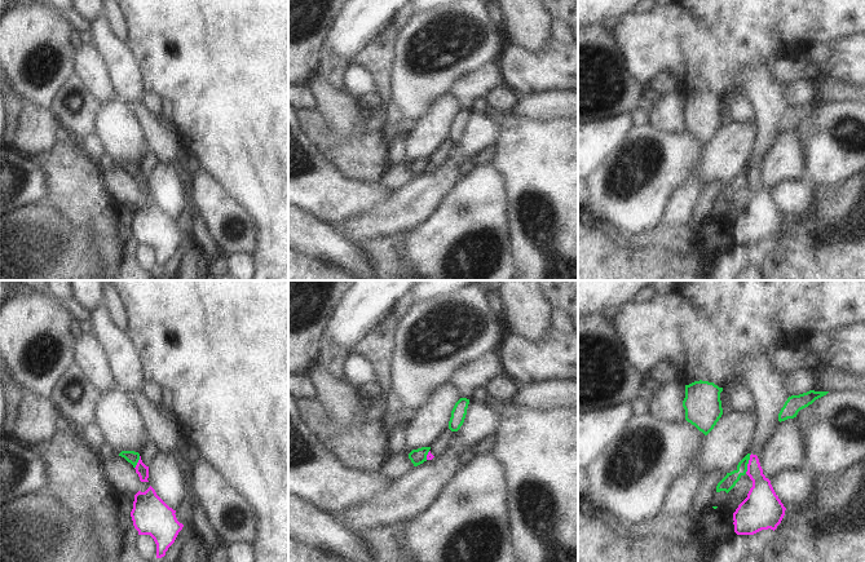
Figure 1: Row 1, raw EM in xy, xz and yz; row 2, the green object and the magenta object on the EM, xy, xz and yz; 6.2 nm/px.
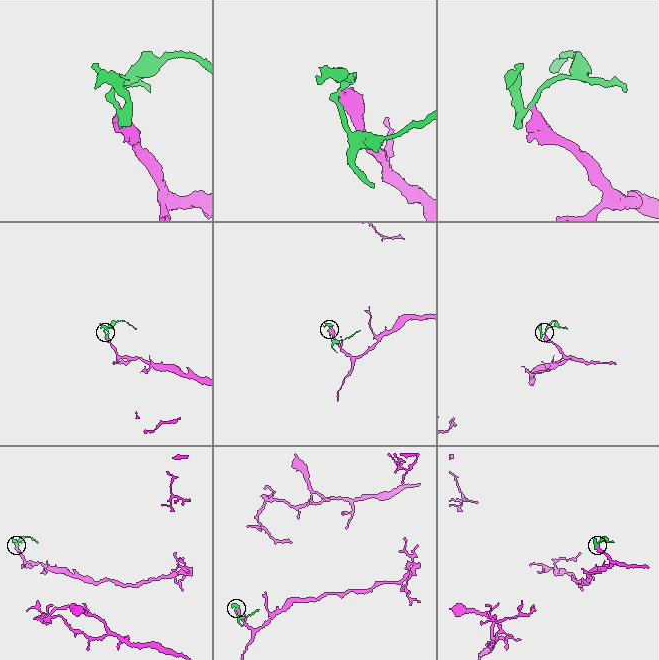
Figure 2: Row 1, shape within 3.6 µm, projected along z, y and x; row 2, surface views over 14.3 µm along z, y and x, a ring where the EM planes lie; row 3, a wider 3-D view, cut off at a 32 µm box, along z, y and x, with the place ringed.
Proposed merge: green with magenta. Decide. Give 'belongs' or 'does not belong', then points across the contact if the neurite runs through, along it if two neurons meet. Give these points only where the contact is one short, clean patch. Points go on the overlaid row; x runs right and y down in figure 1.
does not belong | along yz (751, 454), (745, 473)

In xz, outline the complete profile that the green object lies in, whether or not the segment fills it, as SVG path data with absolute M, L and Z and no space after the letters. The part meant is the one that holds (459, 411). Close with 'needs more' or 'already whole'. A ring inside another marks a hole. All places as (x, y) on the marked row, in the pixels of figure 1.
M460 398L455 403L455 406L451 411L450 421L449 421L449 429L451 432L458 432L460 429L460 426L463 425L465 415L467 415L468 404L469 404L469 399L467 399L467 398Z; already whole

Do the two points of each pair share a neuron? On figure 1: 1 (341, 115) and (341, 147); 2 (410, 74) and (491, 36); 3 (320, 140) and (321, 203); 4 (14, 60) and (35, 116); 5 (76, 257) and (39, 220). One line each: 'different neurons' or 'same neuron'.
1: different neurons
2: same neuron
3: different neurons
4: different neurons
5: same neuron

